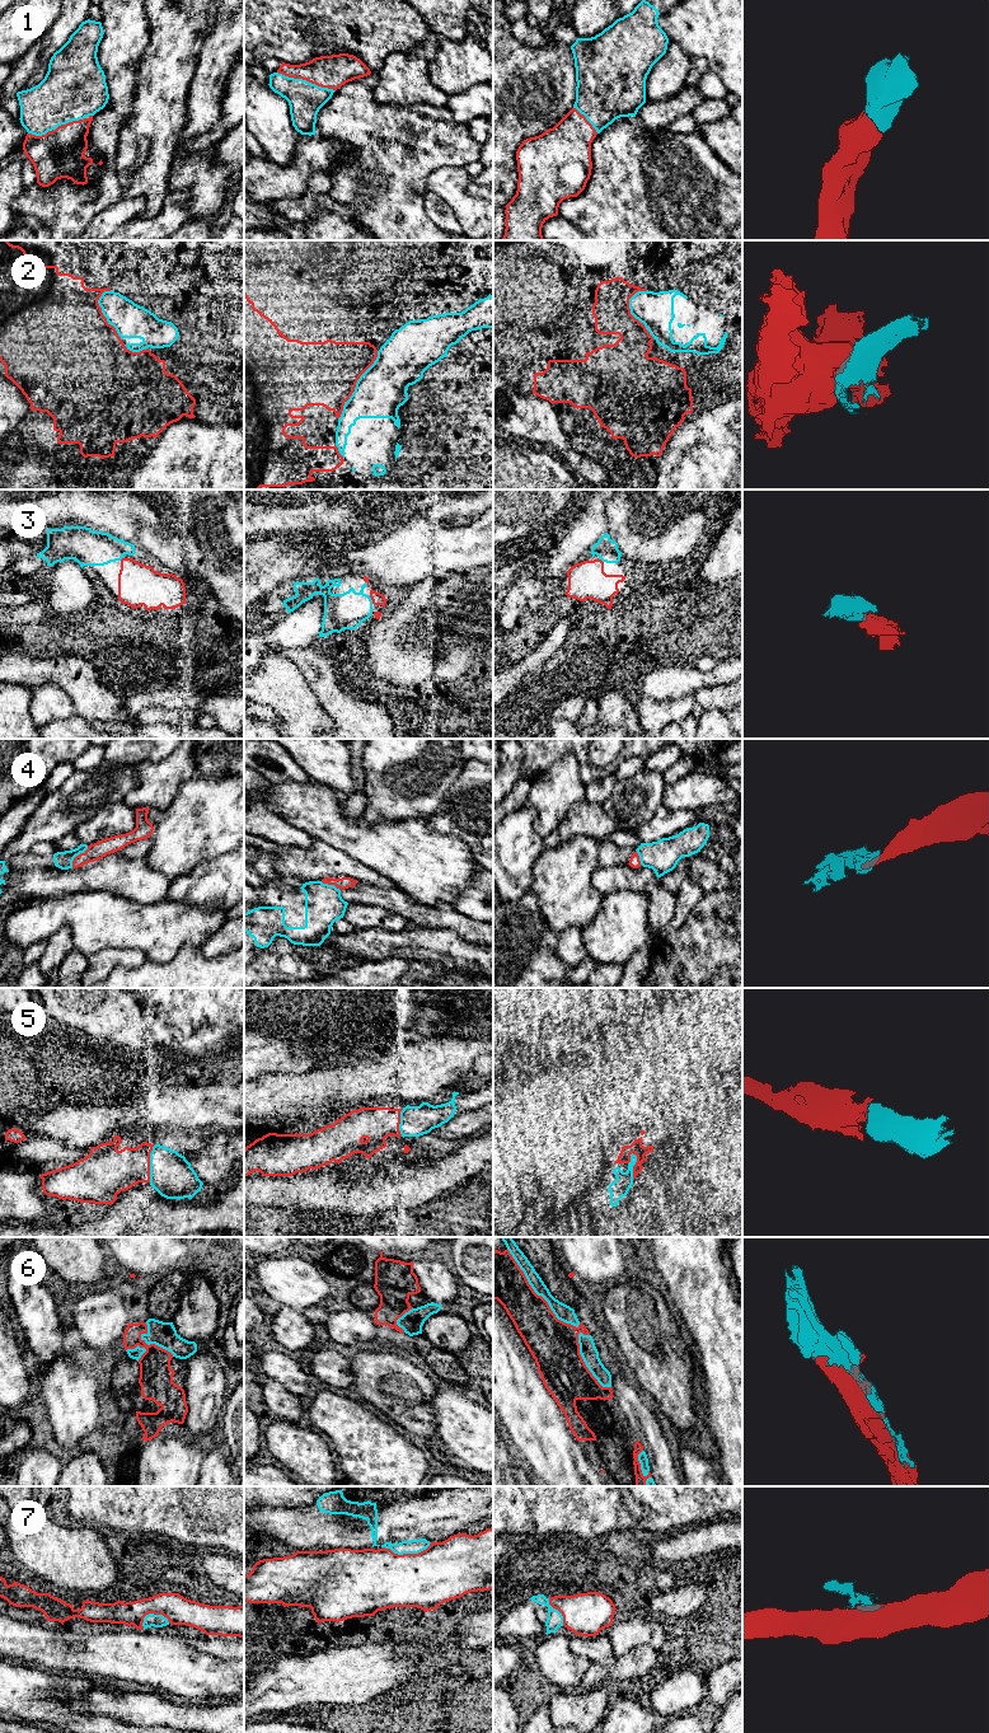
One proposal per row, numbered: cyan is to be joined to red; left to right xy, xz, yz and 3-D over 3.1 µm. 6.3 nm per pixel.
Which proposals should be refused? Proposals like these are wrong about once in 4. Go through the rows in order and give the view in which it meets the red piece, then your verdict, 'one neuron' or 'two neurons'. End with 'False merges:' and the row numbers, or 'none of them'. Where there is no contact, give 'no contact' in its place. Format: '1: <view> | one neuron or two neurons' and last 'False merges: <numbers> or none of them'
1: xz | one neuron
2: xz | two neurons
3: xz | one neuron
4: xy | one neuron
5: yz | one neuron
6: yz | one neuron
7: xz | two neurons
False merges: 2, 7

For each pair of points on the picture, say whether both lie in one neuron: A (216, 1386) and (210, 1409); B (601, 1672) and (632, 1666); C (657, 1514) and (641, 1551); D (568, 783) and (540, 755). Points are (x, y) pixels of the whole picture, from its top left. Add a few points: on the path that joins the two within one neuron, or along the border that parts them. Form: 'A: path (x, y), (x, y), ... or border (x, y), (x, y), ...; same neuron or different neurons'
A: path (211, 1391), (210, 1404); same neuron
B: path (609, 1673), (624, 1670); same neuron
C: border (680, 1527), (659, 1527), (655, 1531), (620, 1528); different neurons
D: border (576, 755), (565, 753), (532, 782); different neurons

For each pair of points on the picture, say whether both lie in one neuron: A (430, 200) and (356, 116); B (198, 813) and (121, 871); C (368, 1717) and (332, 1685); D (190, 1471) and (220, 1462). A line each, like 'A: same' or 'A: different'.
A: different
B: different
C: different
D: different

